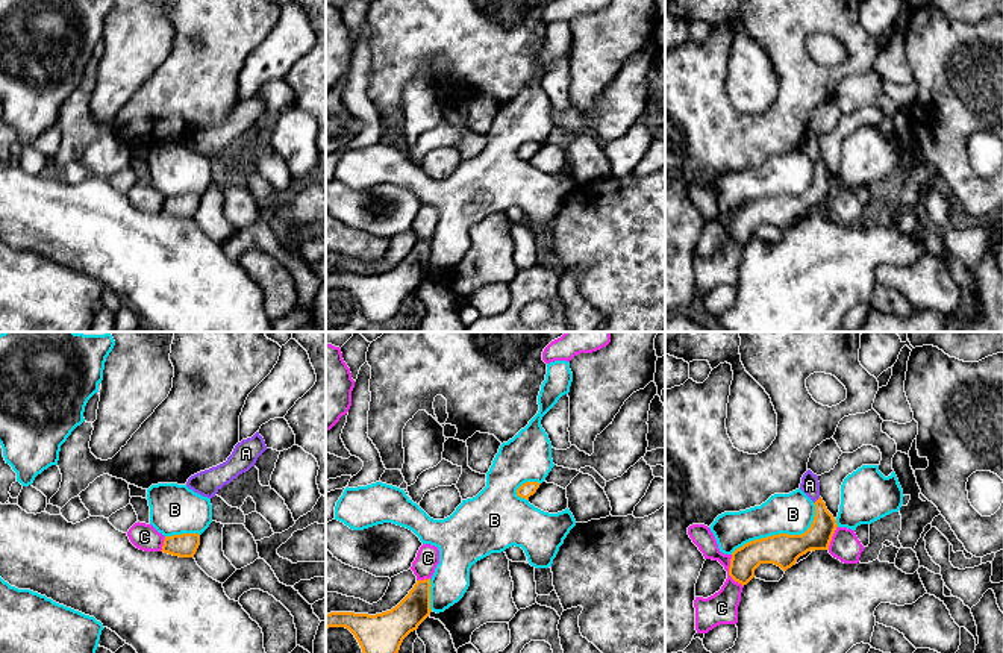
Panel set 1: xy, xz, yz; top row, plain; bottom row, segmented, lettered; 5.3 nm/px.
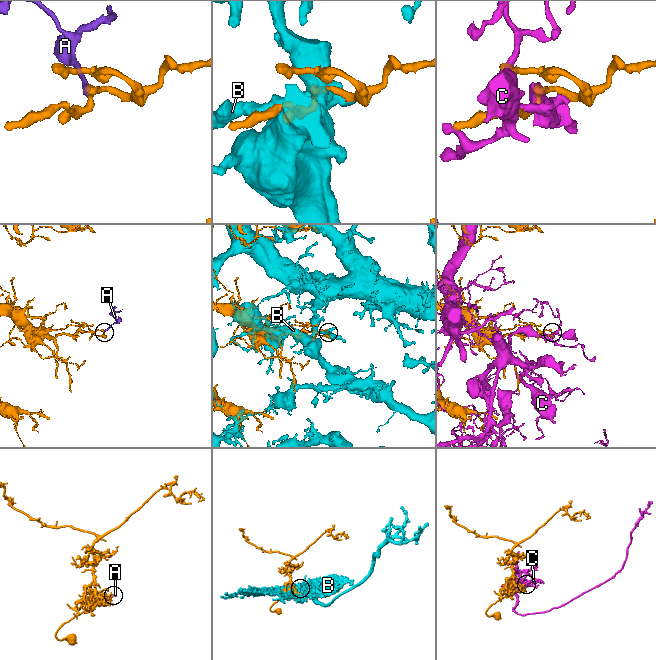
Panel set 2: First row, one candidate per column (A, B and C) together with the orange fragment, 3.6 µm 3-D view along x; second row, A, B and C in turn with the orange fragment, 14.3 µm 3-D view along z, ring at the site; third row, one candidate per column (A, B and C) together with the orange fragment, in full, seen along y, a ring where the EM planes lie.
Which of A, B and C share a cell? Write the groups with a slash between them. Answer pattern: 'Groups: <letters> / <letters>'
Groups: A / B / C

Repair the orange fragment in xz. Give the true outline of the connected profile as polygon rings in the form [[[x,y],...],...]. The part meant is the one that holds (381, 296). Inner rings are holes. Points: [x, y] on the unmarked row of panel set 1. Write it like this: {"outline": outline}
{"outline": [[[430,239],[417,241],[395,268],[382,274],[326,274],[326,289],[348,289],[368,321],[385,323],[398,314],[403,300],[430,276],[430,247]]]}

